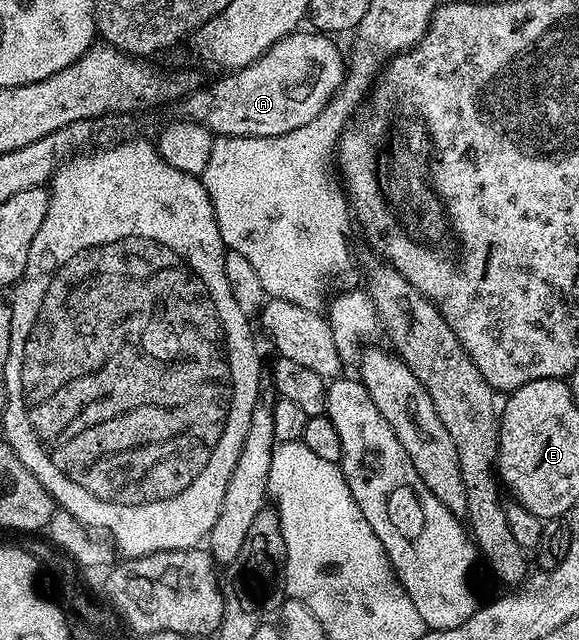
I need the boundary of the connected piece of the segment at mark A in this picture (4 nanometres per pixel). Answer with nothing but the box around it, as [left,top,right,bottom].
[180,31,346,137]

